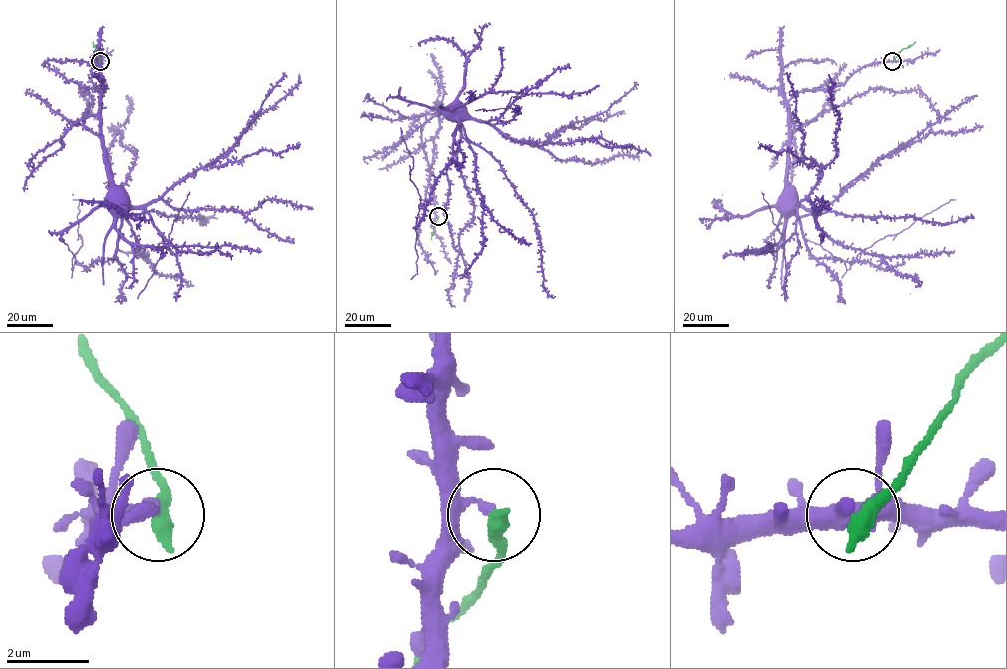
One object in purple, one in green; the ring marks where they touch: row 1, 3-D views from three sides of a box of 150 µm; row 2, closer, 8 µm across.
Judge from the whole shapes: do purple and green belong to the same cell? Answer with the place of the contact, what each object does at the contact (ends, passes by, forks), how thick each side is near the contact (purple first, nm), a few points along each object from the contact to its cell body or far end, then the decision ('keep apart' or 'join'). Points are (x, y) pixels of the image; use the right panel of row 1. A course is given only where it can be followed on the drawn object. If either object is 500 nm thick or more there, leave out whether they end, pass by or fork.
place (892, 61); purple ends; green ends; calibres 200 and 480 nm; course purple (892, 61), (867, 64), (843, 83), (799, 91), (790, 99), (787, 188), (781, 199); course green (892, 61), (903, 48), (916, 42); keep apart

